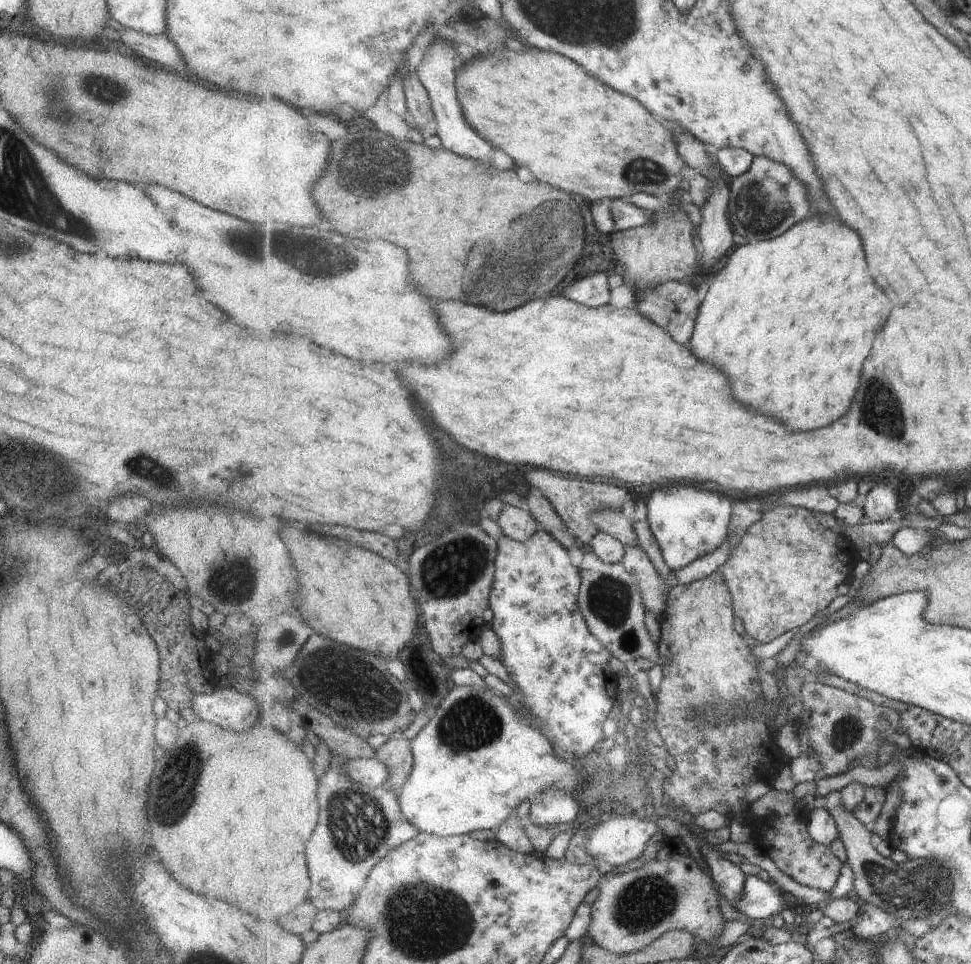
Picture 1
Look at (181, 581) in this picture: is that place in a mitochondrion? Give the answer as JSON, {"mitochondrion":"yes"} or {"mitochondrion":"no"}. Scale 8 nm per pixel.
{"mitochondrion":"no"}

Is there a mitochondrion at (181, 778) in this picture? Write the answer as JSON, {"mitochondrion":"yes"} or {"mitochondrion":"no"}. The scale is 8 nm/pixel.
{"mitochondrion":"yes"}

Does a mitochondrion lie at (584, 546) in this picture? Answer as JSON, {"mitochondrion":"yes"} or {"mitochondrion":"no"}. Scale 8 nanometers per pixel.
{"mitochondrion":"no"}

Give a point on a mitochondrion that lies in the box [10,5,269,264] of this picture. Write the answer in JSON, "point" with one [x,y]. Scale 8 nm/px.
{"point":[101,89]}

